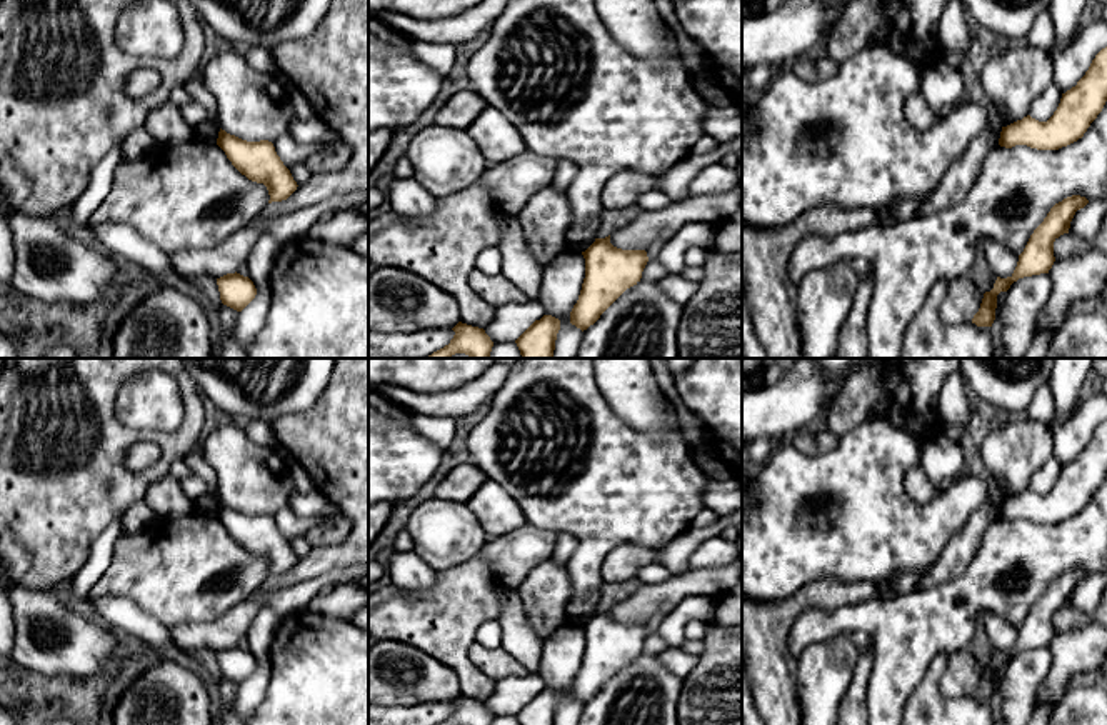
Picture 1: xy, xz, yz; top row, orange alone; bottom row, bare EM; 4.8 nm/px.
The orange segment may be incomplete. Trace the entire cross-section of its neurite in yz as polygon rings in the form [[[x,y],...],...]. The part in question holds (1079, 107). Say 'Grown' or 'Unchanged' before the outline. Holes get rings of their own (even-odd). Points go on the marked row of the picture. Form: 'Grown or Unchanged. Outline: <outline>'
Unchanged. Outline: [[[1107,47],[1092,60],[1075,87],[1062,93],[1060,103],[1047,122],[1030,115],[1002,127],[999,145],[1027,145],[1037,150],[1059,150],[1084,137],[1107,102]]]

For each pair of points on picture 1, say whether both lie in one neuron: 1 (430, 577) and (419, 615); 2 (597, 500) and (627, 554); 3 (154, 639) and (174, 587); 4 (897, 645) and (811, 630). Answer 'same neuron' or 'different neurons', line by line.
1: different neurons
2: different neurons
3: different neurons
4: same neuron

